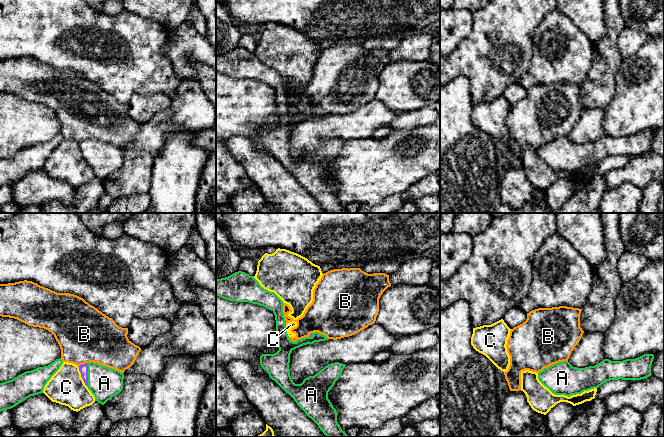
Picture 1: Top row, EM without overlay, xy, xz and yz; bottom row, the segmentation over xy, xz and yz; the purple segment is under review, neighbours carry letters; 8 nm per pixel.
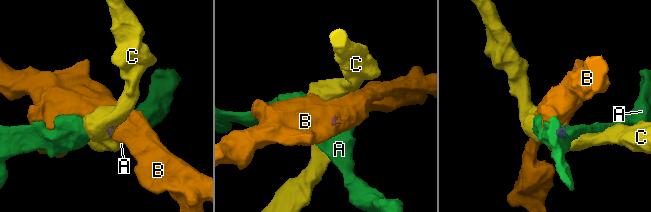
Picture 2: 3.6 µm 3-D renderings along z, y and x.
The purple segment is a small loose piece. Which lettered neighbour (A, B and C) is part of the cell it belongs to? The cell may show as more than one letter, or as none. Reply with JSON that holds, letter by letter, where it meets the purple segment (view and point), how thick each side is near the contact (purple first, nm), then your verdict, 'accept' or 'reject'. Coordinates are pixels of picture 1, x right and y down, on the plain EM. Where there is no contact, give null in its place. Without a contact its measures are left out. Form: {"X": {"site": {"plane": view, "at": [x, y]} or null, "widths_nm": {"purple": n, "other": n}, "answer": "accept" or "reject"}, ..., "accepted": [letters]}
{"A": {"site": {"plane": "xy", "at": [87, 150]}, "widths_nm": {"purple": 70, "other": 260}, "answer": "accept"}, "B": {"site": {"plane": "xy", "at": [82, 140]}, "widths_nm": {"purple": 70, "other": 440}, "answer": "reject"}, "C": {"site": {"plane": "xy", "at": [81, 152]}, "widths_nm": {"purple": 70, "other": 280}, "answer": "reject"}, "accepted": ["A"]}

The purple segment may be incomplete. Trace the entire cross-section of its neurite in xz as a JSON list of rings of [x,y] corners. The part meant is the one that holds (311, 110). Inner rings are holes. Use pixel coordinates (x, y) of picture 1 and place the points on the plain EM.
[[[238,47],[216,55],[216,71],[235,78],[249,78],[271,86],[276,96],[276,113],[279,126],[274,130],[260,132],[261,143],[269,150],[297,181],[311,194],[327,213],[349,213],[337,198],[337,187],[328,175],[328,168],[339,155],[345,140],[328,140],[314,152],[301,160],[295,160],[290,152],[290,130],[303,121],[325,117],[328,114],[318,108],[293,118],[289,115],[283,89],[283,77],[274,69],[264,65],[249,50]]]

